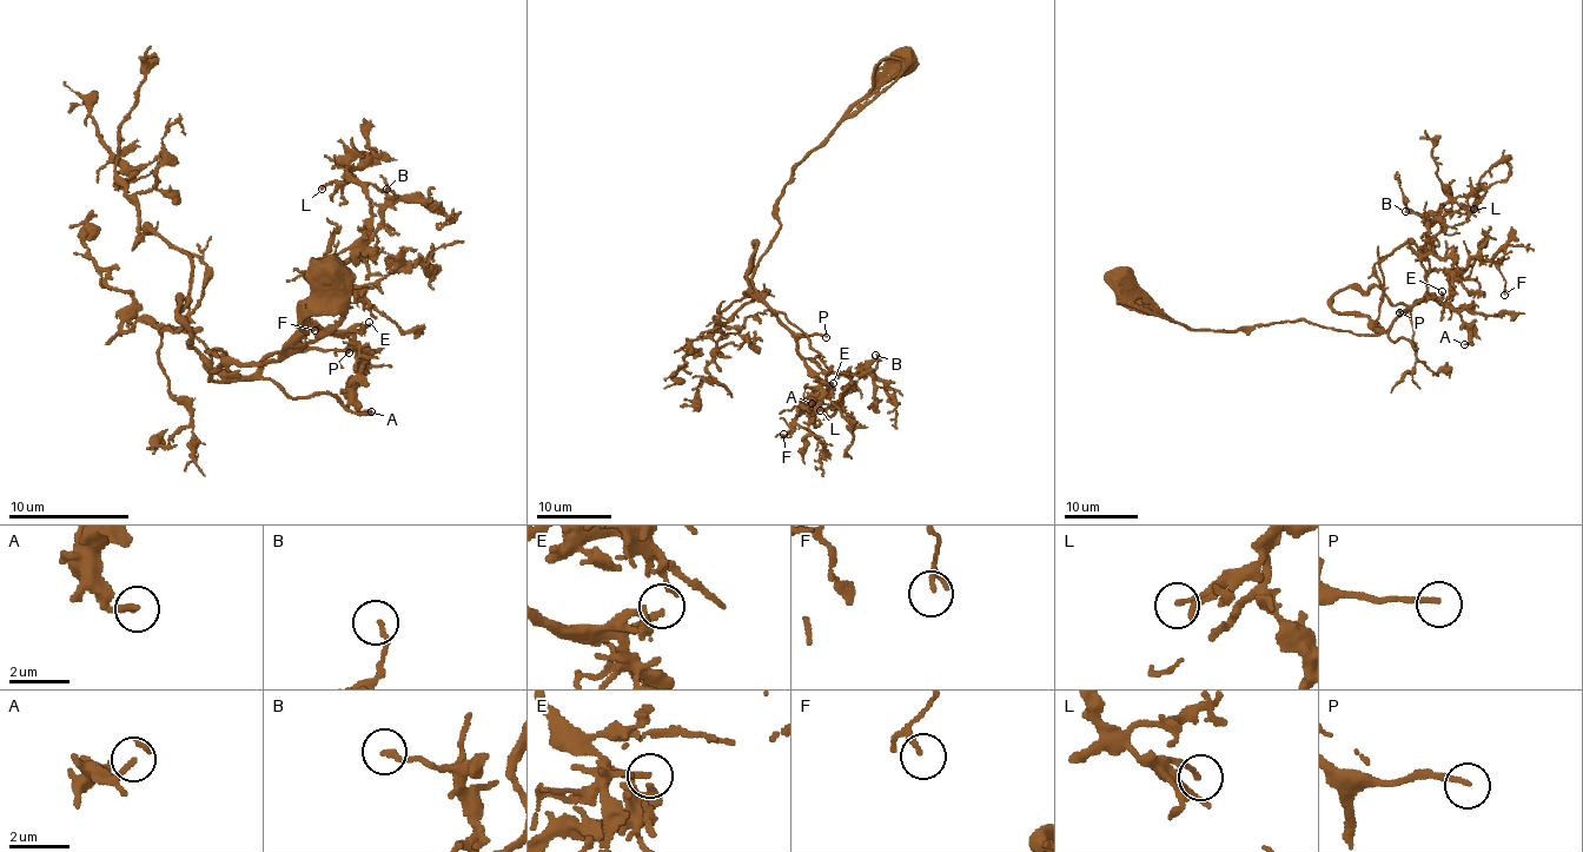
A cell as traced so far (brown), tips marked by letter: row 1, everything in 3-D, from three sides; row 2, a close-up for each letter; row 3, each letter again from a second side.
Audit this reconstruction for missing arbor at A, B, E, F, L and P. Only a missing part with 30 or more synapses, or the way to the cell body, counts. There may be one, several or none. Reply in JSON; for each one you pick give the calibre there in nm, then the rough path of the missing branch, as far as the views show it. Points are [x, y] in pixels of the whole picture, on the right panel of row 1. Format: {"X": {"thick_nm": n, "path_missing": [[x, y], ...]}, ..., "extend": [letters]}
{"E": {"thick_nm": 200, "path_missing": [[1442, 291], [1438, 290], [1446, 278], [1468, 279], [1471, 289], [1468, 296]]}, "P": {"thick_nm": 160, "path_missing": [[1399, 312], [1405, 318], [1409, 304], [1402, 285], [1410, 290], [1424, 289], [1428, 283], [1421, 263], [1424, 262]]}, "extend": ["E", "P"]}

